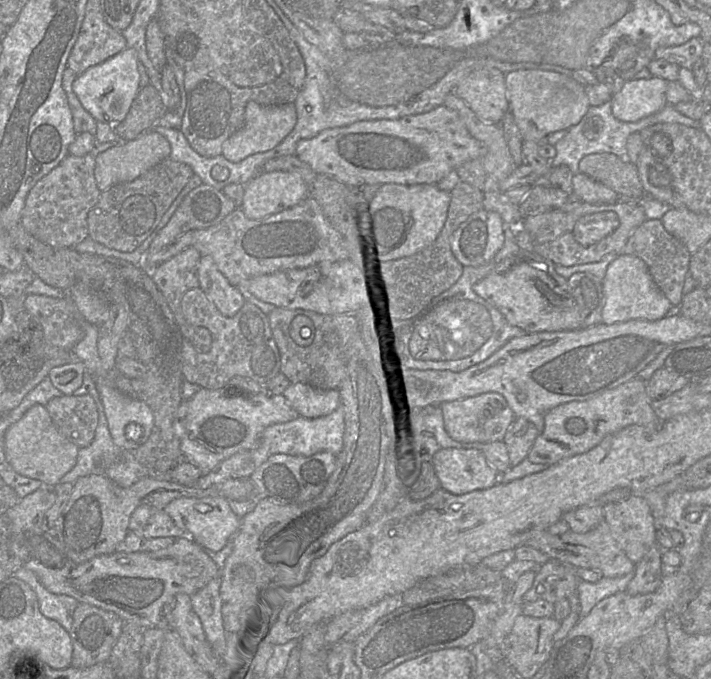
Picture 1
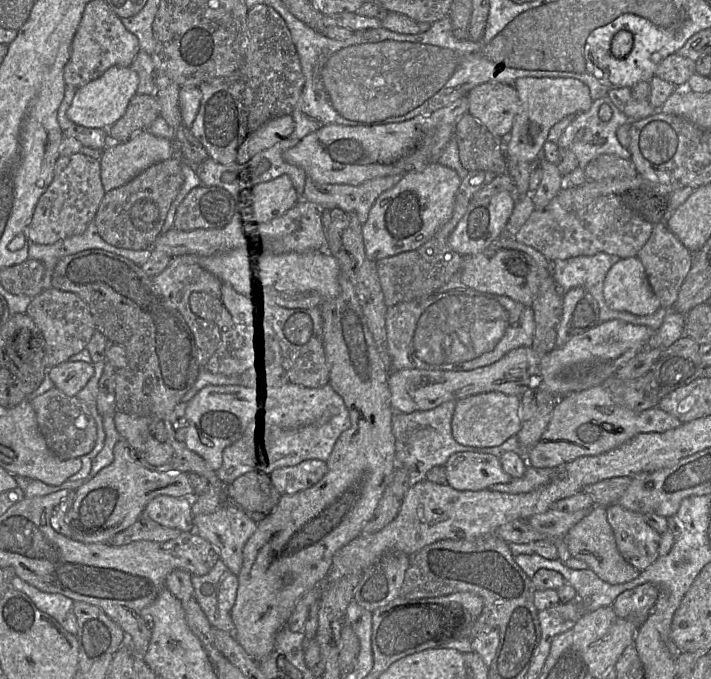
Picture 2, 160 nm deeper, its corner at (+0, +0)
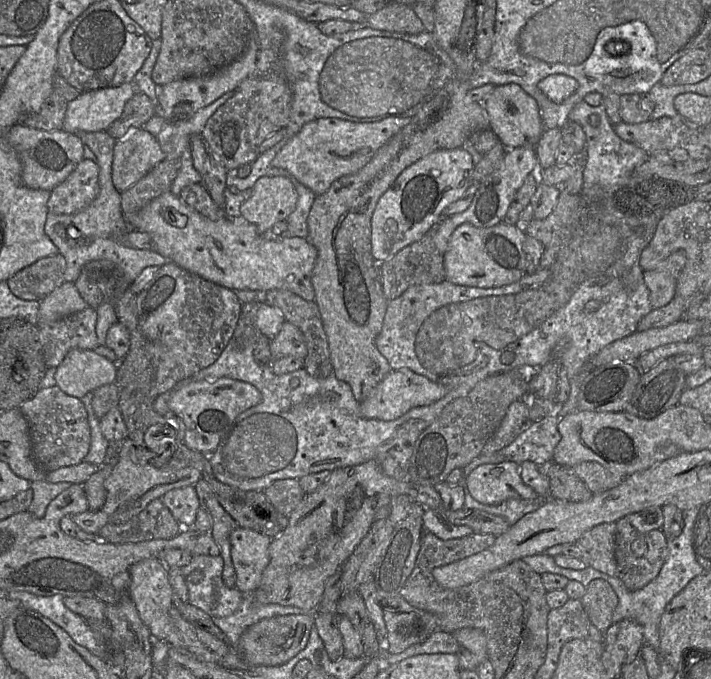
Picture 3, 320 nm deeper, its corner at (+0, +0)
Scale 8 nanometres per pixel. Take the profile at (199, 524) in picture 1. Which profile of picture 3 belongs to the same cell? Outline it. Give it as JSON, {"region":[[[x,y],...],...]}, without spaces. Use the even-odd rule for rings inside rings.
{"region":[[[243,527],[230,534],[231,557],[236,572],[236,587],[245,595],[259,586],[263,571],[269,564],[271,538]]]}

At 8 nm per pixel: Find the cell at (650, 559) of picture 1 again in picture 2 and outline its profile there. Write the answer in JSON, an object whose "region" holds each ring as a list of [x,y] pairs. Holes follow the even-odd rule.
{"region":[[[645,583],[620,594],[613,603],[616,615],[634,622],[640,627],[654,610],[660,588]]]}

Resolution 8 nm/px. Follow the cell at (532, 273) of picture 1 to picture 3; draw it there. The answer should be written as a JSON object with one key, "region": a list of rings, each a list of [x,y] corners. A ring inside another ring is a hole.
{"region":[[[503,222],[488,228],[478,228],[469,223],[458,226],[451,235],[444,256],[446,280],[478,288],[493,288],[520,280],[526,272],[523,243],[526,233],[521,225]]]}

